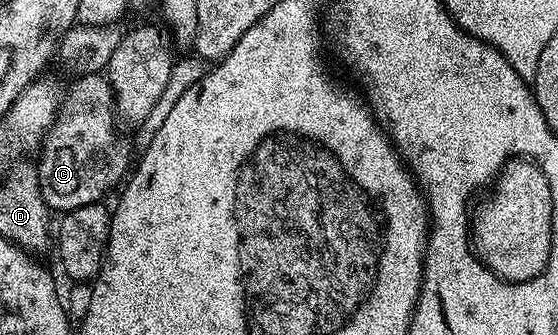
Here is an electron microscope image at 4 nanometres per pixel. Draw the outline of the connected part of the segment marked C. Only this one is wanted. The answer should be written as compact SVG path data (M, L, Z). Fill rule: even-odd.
M84 73L76 76L74 80L75 82L62 94L59 112L56 113L55 121L43 136L41 152L38 154L39 161L37 160L43 201L48 209L58 211L60 214L77 207L100 204L104 200L103 196L128 176L133 165L131 145L127 142L126 135L119 133L120 126L117 124L115 112L115 92L111 90L111 84L106 76L103 73Z

